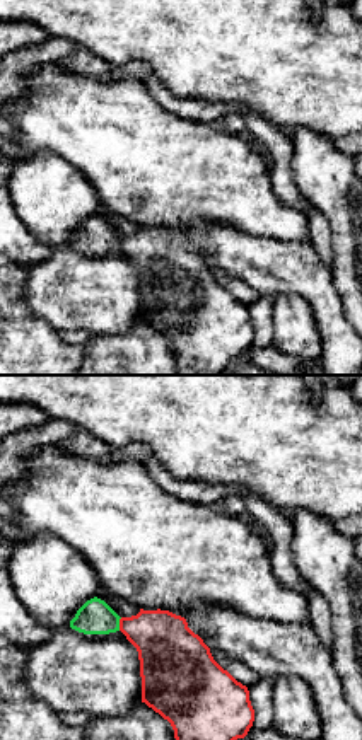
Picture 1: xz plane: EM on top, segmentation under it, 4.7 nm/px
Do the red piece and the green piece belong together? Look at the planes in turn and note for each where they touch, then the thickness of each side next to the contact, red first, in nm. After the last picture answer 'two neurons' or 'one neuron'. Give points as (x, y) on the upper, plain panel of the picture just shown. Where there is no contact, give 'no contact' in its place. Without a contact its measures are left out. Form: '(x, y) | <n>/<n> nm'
(120, 242) | 280/160 nm

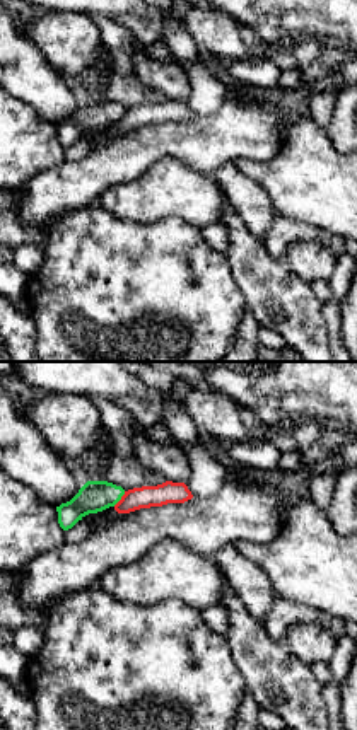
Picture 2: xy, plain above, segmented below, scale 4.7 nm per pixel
(122, 116) | 110/150 nm

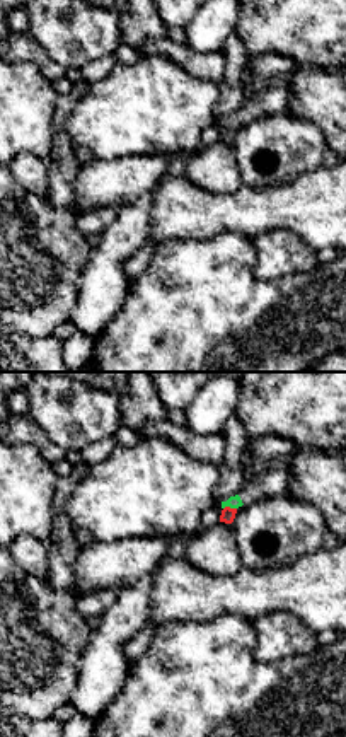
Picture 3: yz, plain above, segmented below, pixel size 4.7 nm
(229, 125) | 70/60 nm

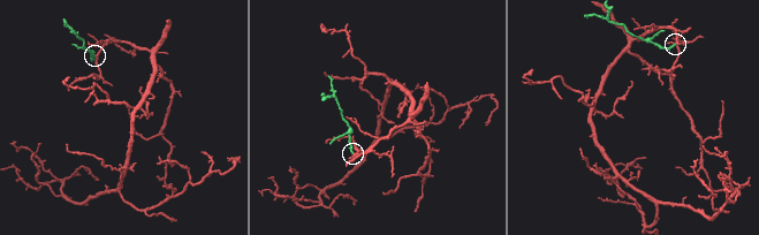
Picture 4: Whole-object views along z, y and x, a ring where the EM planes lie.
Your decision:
two neurons

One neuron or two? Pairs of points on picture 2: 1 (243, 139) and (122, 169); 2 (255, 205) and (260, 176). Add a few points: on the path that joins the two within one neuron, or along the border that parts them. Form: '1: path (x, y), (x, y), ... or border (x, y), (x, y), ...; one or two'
1: path (212, 140), (159, 140), (152, 144); one
2: border (233, 162), (262, 188), (277, 214); two

